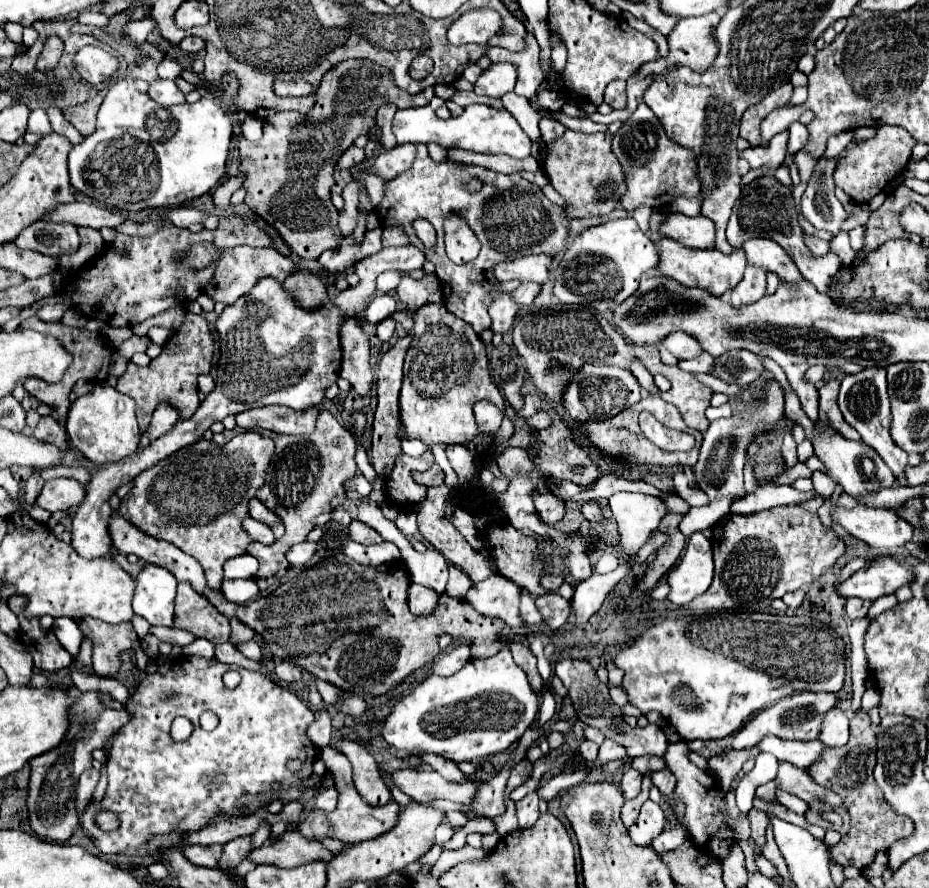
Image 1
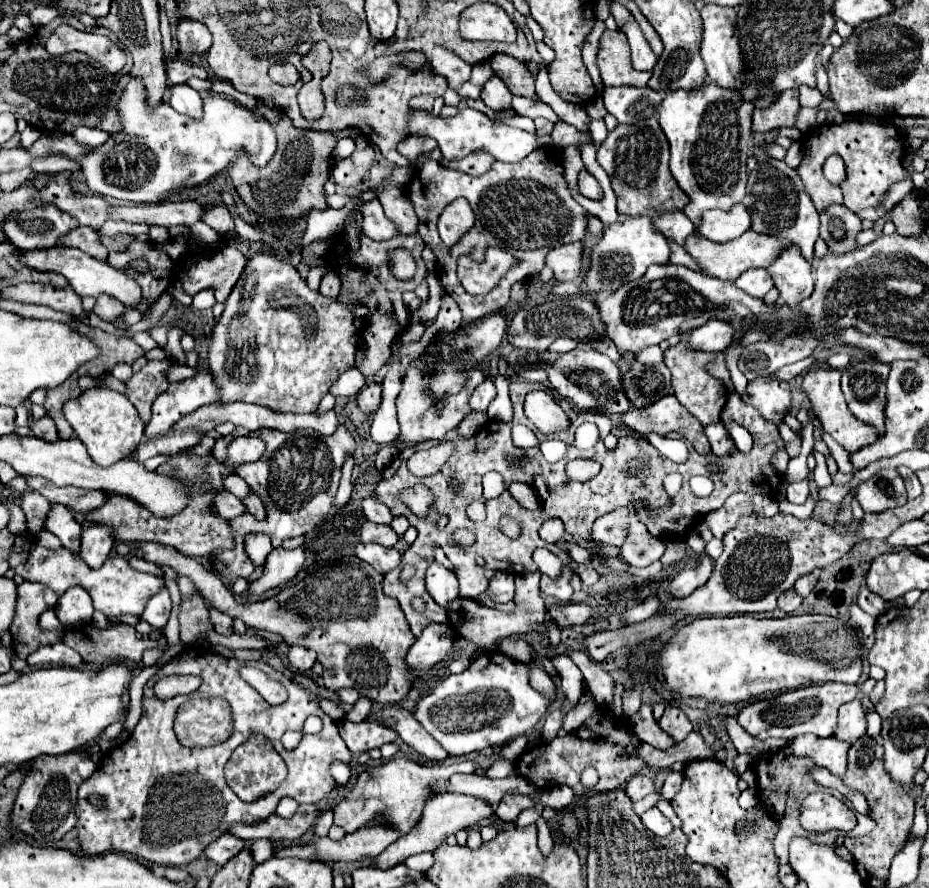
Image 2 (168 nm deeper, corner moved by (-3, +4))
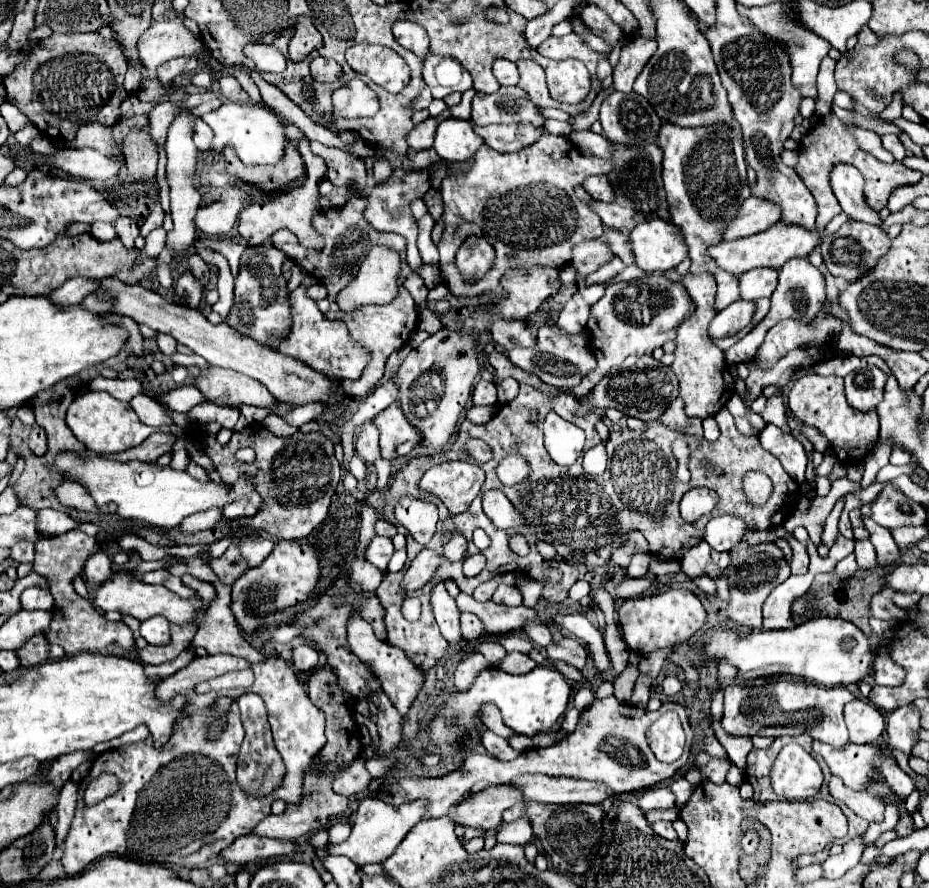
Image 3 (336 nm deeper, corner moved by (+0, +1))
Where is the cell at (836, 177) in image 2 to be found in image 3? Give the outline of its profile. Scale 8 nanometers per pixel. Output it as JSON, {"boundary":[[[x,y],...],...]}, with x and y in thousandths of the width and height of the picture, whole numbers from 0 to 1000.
{"boundary":[[[910,184],[897,186],[895,195],[895,213],[905,231],[905,235],[918,247],[918,249],[931,249],[940,253],[948,253],[948,247],[944,238],[935,235],[929,222],[929,199],[927,195]]]}

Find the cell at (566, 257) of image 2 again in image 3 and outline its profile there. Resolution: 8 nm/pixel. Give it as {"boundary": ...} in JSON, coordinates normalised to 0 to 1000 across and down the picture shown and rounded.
{"boundary":[[[638,269],[617,278],[617,289],[612,298],[619,303],[623,312],[630,314],[638,305],[643,305],[649,296],[653,296],[658,289],[660,289],[660,283],[656,280],[656,276],[647,269]]]}

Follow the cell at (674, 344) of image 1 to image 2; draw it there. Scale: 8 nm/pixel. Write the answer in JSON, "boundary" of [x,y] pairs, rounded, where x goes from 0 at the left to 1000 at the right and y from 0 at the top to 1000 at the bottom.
{"boundary":[[[766,358],[745,374],[743,387],[756,396],[777,396],[786,390],[788,381],[790,381],[788,367],[784,367],[784,363]]]}

